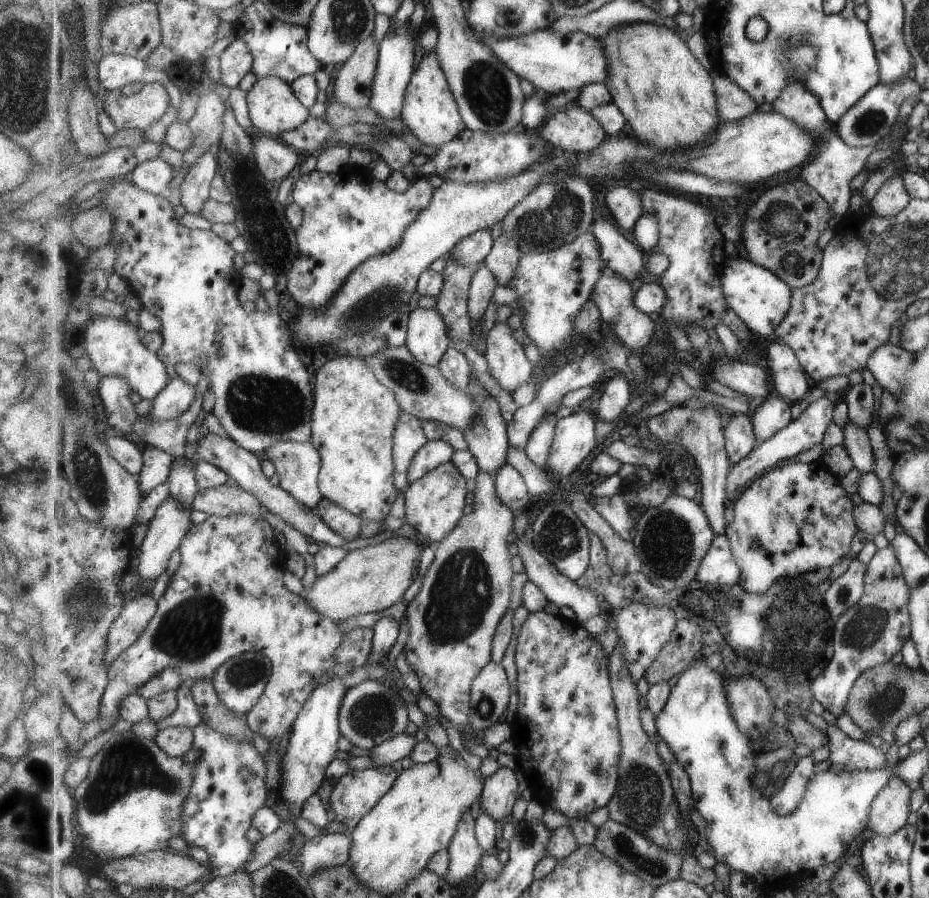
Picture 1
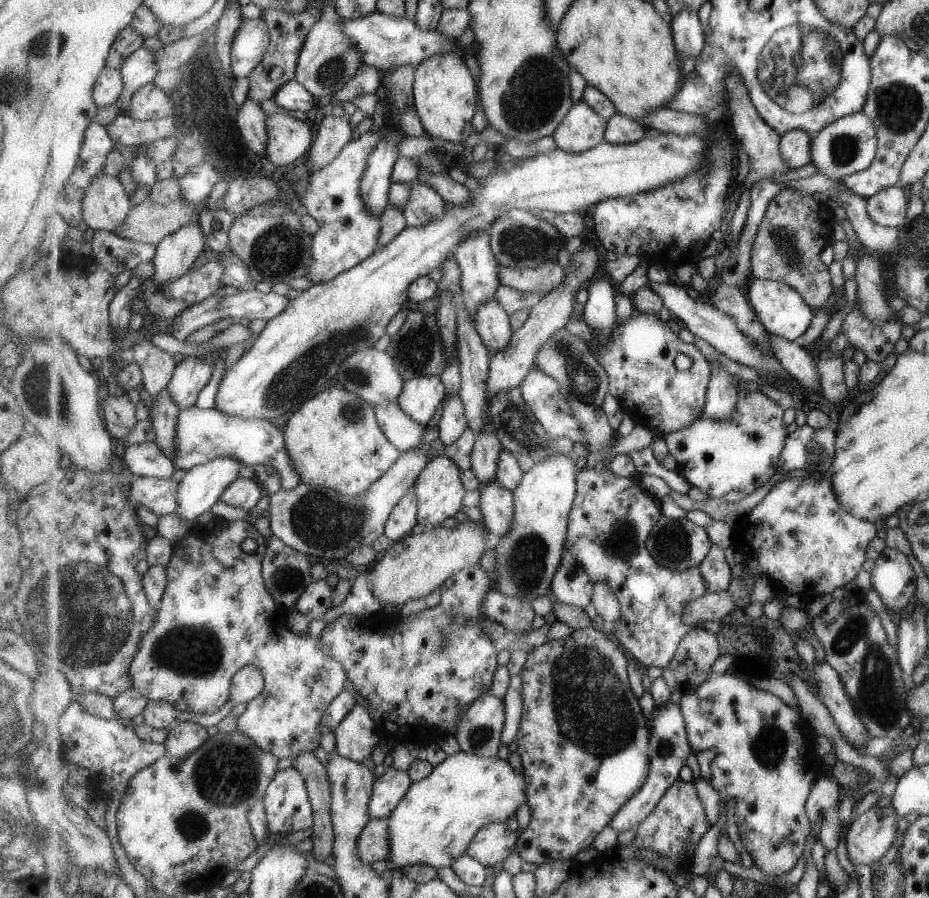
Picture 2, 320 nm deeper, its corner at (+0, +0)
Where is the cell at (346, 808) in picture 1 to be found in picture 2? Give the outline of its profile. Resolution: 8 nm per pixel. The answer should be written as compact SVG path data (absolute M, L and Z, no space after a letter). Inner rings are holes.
M388 762L385 770L373 786L373 798L369 802L369 818L372 819L391 817L413 785L407 771L397 770Z

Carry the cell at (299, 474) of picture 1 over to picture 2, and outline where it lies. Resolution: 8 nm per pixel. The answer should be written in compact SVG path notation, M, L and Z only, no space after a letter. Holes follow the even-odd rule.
M193 406L189 410L182 410L177 426L177 454L174 464L176 469L190 470L193 466L206 464L217 458L235 458L244 466L273 466L281 474L281 484L284 490L294 490L301 484L301 476L293 464L289 454L287 438L284 429L277 428L269 420L251 418L243 420L239 416L223 414L221 410L212 408L203 410Z

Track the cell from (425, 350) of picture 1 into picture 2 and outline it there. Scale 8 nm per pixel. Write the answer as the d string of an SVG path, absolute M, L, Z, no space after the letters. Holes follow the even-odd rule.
M415 374L404 384L398 404L419 424L428 426L445 398L445 384L437 374Z

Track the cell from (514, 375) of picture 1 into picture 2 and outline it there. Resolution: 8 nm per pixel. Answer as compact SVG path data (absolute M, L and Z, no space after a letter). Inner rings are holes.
M497 299L481 306L475 315L475 323L483 344L496 353L509 346L513 337L513 326L509 314L499 306Z

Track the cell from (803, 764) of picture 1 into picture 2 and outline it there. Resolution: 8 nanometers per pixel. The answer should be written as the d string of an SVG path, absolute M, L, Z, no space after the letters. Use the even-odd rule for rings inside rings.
M728 673L713 674L712 678L707 680L704 684L701 684L699 688L695 688L695 690L683 694L679 706L684 712L692 750L696 754L701 751L707 752L708 749L713 752L713 780L711 785L720 793L721 815L724 815L725 802L733 798L733 800L736 801L735 816L738 825L738 834L740 835L742 844L750 854L754 865L765 874L770 874L774 877L783 877L785 874L787 875L787 872L791 873L792 870L795 870L799 860L801 861L801 856L803 856L803 852L805 852L805 842L807 842L807 838L809 838L809 834L811 834L812 831L811 828L813 828L809 814L807 813L807 805L809 796L812 794L813 784L818 780L821 772L821 764L814 752L813 739L810 737L808 731L805 730L807 727L803 722L801 714L797 712L795 708L787 706L779 696L773 696L771 692L765 692L765 690L755 688L755 686L749 682L749 679L745 680L737 674Z

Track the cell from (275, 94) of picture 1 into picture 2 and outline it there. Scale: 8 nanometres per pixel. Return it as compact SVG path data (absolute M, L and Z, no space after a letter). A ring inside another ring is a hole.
M278 112L267 116L267 154L277 166L292 168L306 159L315 142L313 128L303 120Z

